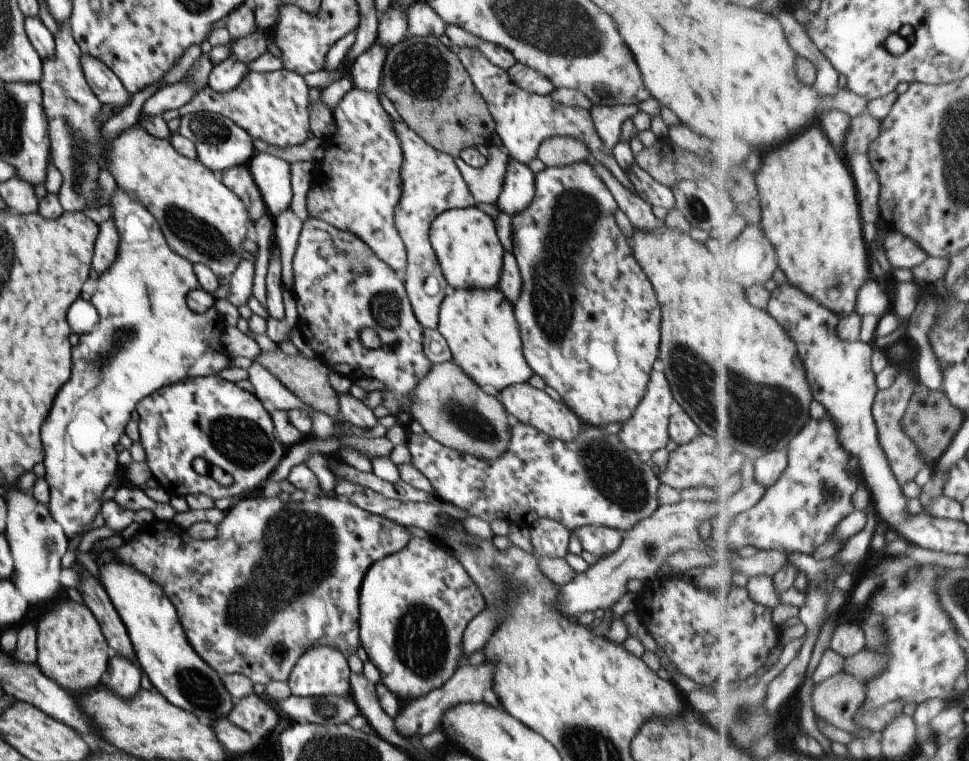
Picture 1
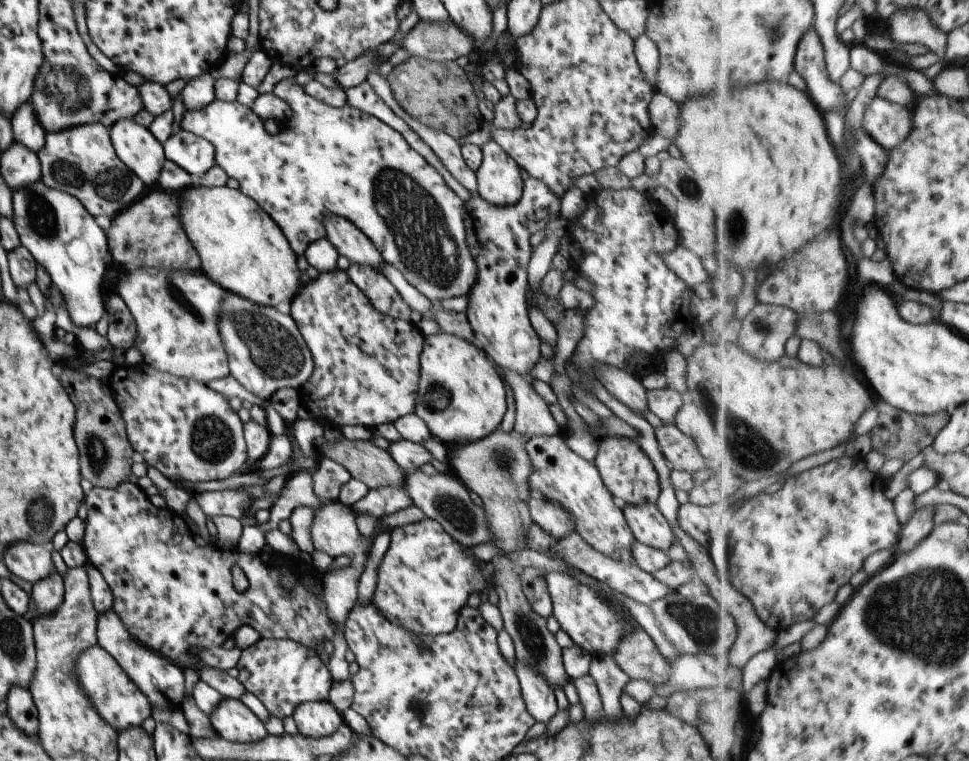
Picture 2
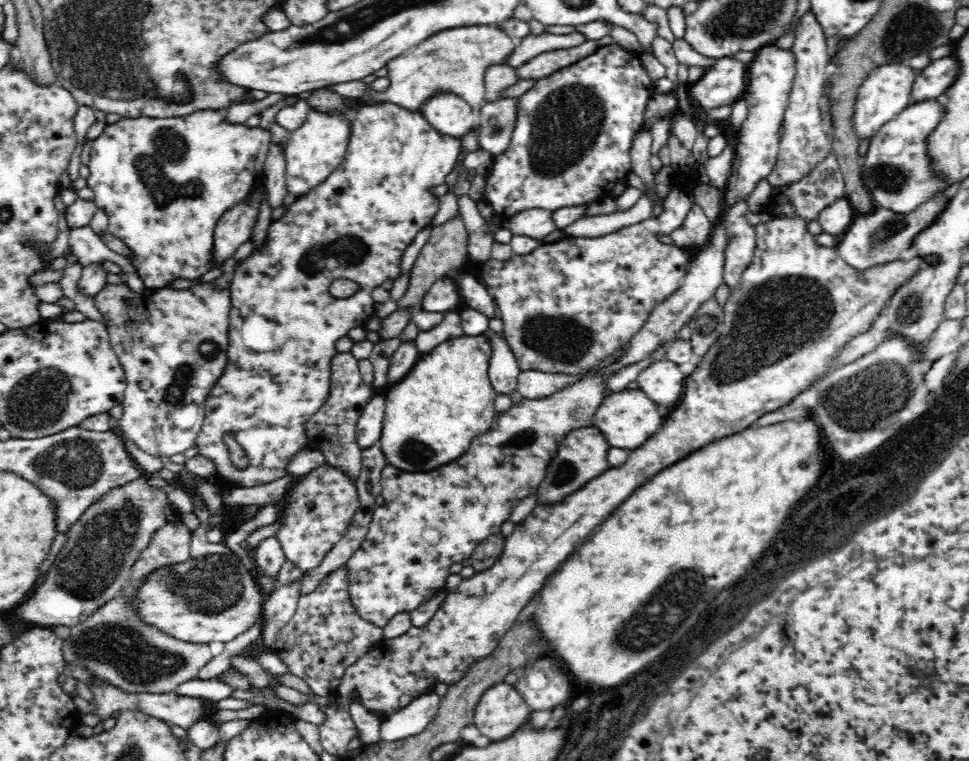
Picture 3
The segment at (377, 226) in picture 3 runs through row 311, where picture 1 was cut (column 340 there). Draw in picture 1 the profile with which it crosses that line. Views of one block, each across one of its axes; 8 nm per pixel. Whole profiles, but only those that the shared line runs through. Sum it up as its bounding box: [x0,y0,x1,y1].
[286,217,432,416]

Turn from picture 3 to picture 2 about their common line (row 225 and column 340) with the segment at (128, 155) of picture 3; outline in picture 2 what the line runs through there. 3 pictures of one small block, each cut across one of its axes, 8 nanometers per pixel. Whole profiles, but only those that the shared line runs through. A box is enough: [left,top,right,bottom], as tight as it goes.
[180,78,475,303]

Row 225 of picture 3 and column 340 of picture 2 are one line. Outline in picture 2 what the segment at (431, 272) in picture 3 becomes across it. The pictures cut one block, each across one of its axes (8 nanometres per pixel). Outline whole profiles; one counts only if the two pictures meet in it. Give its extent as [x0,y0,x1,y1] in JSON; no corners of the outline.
[315,436,404,489]

